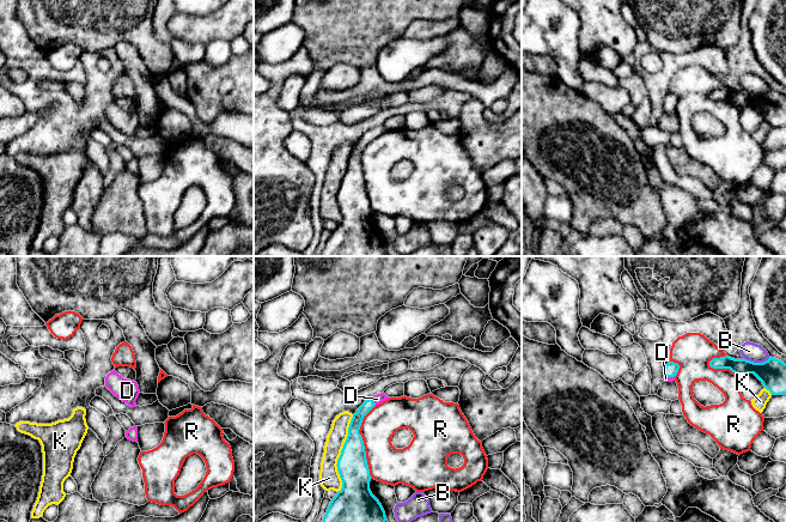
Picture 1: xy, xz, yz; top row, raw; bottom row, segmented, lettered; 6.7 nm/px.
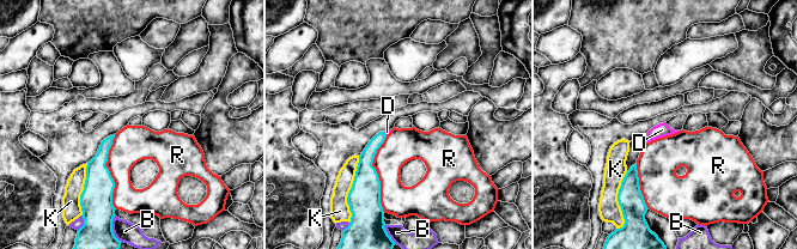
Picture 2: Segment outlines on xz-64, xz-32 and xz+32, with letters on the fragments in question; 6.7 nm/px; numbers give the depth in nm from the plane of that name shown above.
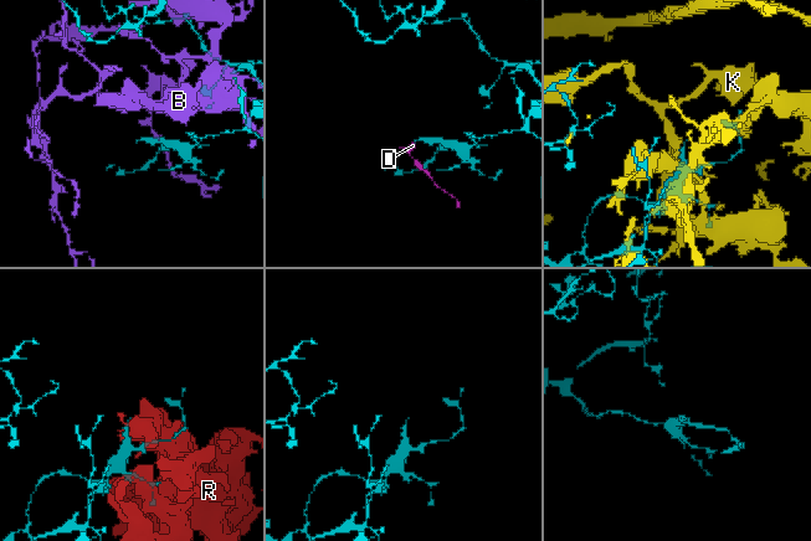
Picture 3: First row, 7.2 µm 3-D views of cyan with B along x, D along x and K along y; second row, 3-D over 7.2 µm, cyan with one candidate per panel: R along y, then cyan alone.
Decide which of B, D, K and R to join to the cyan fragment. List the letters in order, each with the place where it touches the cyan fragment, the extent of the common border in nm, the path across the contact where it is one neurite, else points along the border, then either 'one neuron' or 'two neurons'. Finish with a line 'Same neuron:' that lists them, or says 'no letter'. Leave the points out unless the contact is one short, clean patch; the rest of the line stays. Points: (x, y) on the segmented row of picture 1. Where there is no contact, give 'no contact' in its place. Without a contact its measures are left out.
B: meets cyan in yz at (756, 363); contact 180 nm long; two neurons
D: meets cyan in xz at (372, 401); contact 60 nm long; runs through xz (355, 423), (359, 414), (372, 401), (377, 399); one neuron
K: meets cyan in xz at (341, 454); contact 550 nm long; two neurons
R: meets cyan in xz at (363, 442); contact 500 nm long; two neurons
Same neuron: D

